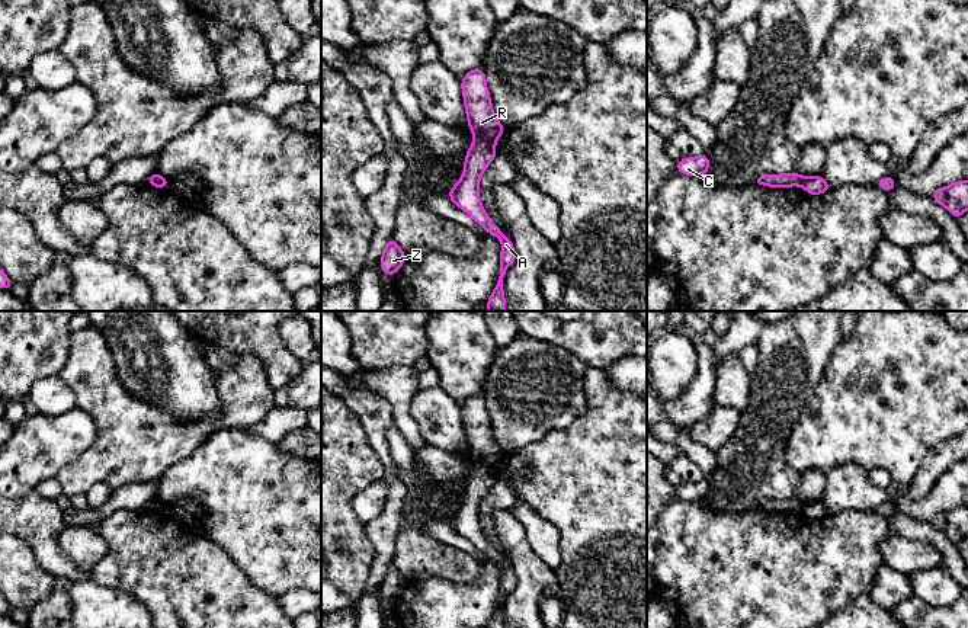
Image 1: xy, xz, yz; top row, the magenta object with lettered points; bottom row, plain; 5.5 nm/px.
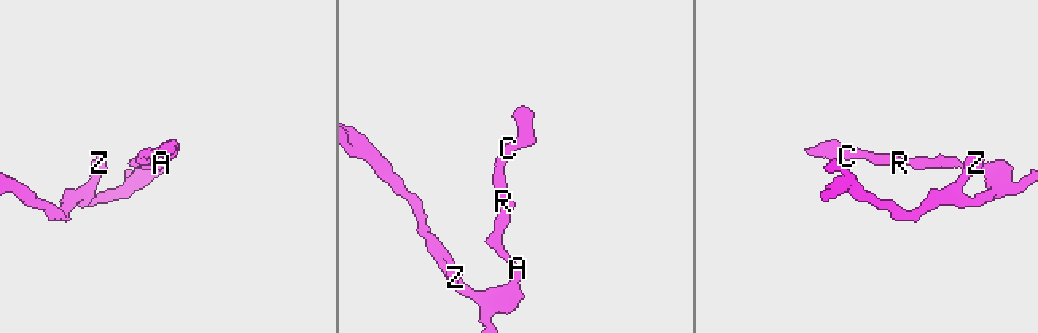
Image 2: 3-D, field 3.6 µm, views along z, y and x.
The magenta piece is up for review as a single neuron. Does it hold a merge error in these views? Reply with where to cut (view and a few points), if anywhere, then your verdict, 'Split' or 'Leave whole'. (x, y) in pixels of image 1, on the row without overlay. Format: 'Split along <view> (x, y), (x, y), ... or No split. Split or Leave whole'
No split. Leave whole

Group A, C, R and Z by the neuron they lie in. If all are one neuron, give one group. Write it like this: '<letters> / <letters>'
A C R Z

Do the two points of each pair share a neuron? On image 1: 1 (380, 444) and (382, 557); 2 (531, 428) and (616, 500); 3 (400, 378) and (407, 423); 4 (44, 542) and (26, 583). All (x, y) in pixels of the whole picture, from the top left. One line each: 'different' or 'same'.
1: same
2: different
3: same
4: different

